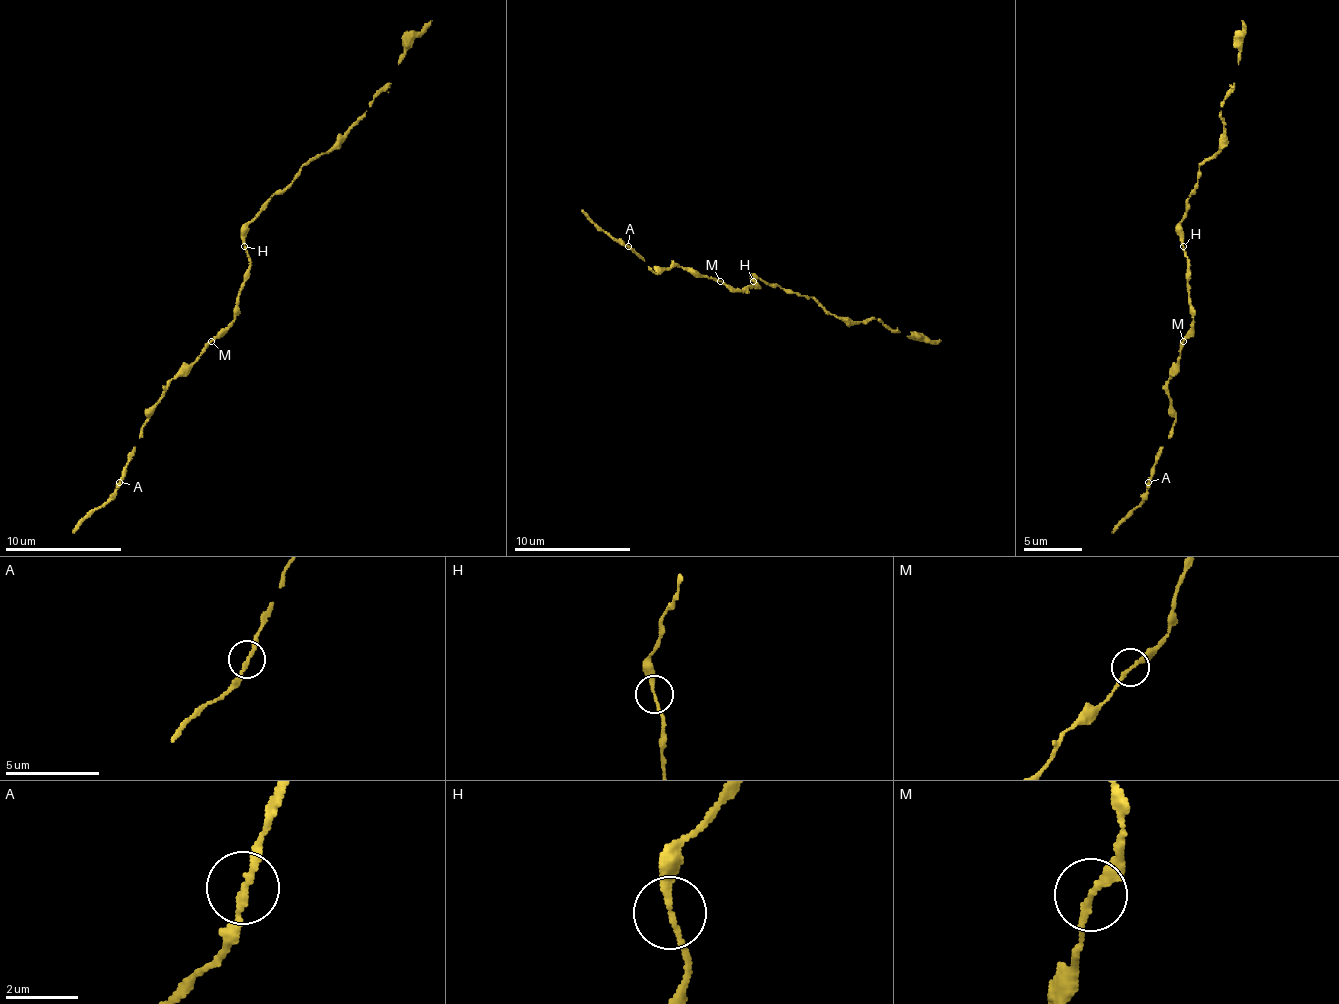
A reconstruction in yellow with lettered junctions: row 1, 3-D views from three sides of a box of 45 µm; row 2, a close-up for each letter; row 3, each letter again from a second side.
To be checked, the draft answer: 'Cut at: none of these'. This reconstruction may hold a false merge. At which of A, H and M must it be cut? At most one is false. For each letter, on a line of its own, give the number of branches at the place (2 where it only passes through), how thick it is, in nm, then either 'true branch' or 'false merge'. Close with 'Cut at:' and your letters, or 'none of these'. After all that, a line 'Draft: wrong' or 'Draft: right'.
A: 2 | 170 nm | true branch
H: 2 | 170 nm | true branch
M: 2 | 170 nm | true branch
Cut at: none of these
Draft: right

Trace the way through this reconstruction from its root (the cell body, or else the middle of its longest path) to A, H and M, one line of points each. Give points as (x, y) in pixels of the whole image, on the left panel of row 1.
A: (243, 274), (235, 318), (168, 385), (165, 397), (141, 429), (127, 463), (127, 472), (118, 481)
H: (243, 274), (249, 266), (249, 254), (243, 245)
M: (243, 274), (237, 312), (211, 341)

